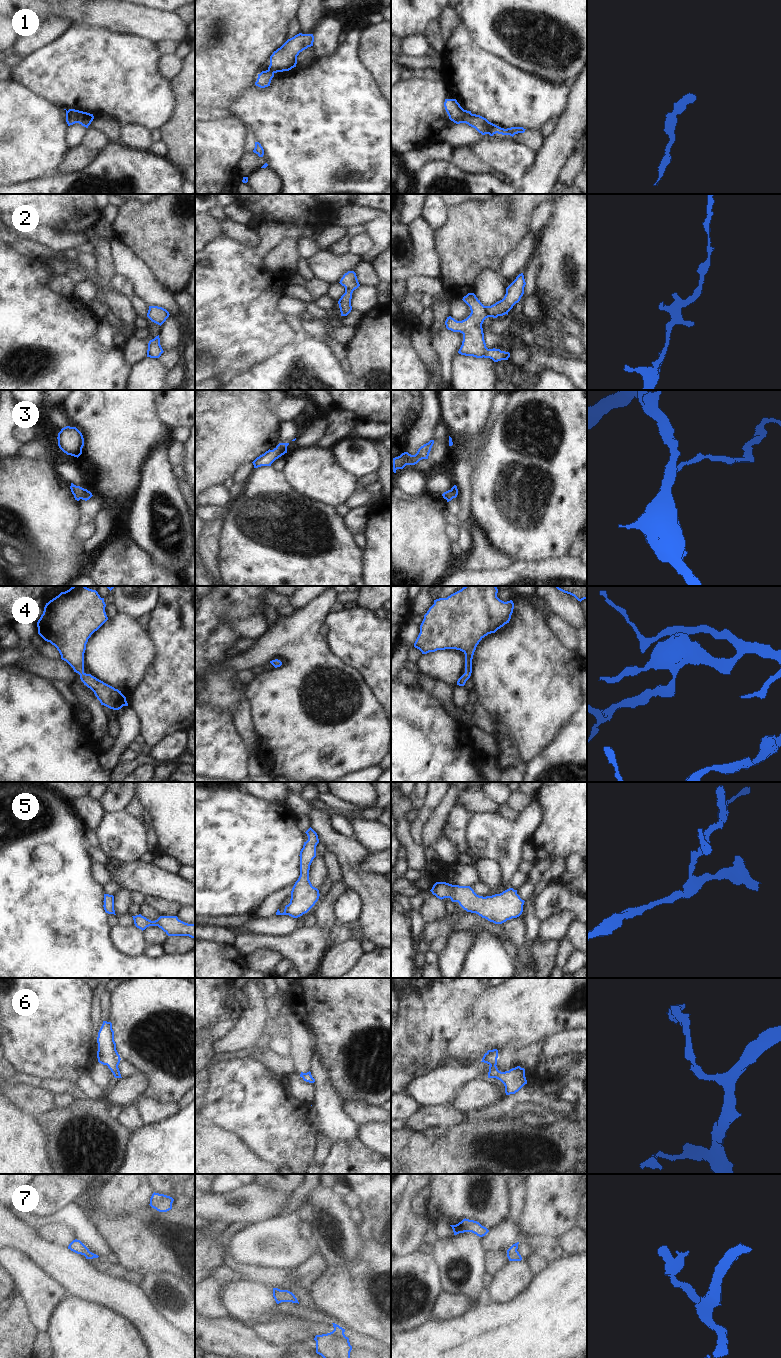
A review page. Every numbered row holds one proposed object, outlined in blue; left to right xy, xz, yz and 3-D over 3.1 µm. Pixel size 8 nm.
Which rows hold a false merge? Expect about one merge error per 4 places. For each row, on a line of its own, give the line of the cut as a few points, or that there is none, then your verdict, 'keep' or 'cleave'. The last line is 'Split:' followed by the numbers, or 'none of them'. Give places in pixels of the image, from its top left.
1: xy (75, 110), (77, 122) | cleave
2: no cut | keep
3: xy (86, 489), (80, 498) | cleave
4: no cut | keep
5: no cut | keep
6: no cut | keep
7: no cut | keep
Split: 1, 3

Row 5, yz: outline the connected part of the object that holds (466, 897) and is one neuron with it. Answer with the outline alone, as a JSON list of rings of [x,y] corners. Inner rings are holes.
[[[436,882],[430,891],[437,898],[441,900],[450,898],[452,902],[458,902],[467,912],[476,913],[495,924],[519,917],[525,902],[513,888],[500,894],[483,897],[477,895],[470,886]]]

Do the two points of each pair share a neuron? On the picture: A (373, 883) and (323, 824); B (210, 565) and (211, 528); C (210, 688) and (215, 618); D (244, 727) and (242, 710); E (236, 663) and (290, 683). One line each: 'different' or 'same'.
A: same
B: same
C: same
D: same
E: same

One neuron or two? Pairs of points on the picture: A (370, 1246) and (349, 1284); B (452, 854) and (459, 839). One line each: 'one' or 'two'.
A: one
B: two

